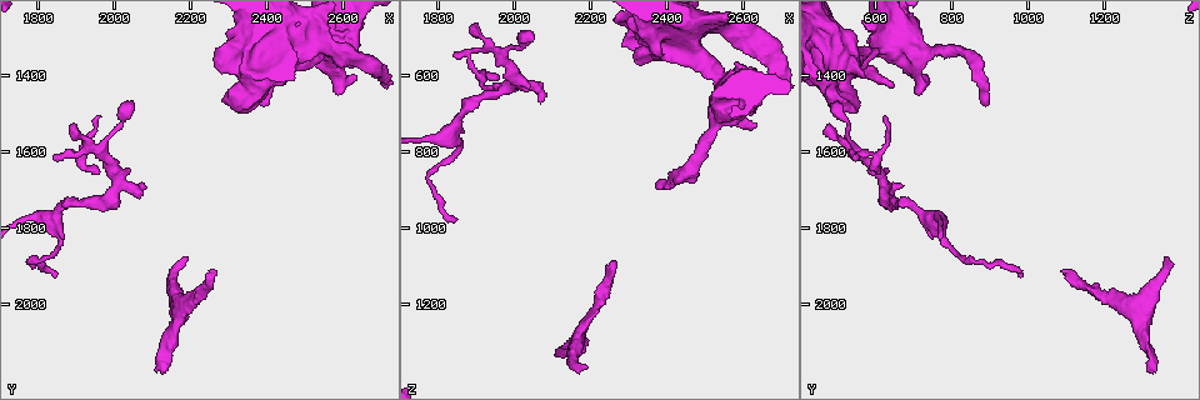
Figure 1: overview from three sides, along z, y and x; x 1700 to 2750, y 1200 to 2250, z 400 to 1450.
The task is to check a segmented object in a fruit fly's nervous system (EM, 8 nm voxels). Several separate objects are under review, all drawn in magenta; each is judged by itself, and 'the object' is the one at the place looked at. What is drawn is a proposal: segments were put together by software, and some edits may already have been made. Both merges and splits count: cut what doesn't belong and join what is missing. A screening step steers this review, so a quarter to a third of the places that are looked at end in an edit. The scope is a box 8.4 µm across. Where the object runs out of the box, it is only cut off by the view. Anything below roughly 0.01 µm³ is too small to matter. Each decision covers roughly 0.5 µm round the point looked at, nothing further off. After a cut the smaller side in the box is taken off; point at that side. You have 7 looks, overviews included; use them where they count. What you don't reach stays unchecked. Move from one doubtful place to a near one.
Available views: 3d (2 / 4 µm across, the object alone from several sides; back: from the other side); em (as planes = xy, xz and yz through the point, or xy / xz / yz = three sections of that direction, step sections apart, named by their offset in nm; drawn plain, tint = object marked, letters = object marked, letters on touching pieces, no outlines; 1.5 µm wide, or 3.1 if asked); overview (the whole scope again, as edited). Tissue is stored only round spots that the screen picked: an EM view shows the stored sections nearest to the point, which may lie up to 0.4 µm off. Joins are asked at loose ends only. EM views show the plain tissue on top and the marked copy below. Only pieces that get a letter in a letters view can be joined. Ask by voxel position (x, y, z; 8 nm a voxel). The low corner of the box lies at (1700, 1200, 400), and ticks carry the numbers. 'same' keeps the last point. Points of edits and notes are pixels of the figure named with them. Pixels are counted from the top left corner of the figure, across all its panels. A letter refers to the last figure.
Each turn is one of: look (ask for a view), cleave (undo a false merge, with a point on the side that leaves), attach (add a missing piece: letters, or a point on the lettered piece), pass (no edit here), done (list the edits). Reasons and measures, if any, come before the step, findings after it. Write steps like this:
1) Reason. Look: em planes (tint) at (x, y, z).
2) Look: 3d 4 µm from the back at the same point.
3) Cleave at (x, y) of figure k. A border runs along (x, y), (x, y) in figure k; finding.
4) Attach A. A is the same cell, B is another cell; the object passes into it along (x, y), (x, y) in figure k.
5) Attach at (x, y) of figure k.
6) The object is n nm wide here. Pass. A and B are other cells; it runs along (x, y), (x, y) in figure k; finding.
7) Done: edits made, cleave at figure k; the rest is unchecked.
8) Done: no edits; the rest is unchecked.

Tapers out. Look: em xy step 8 (letters) at (2045, 1465, 495).

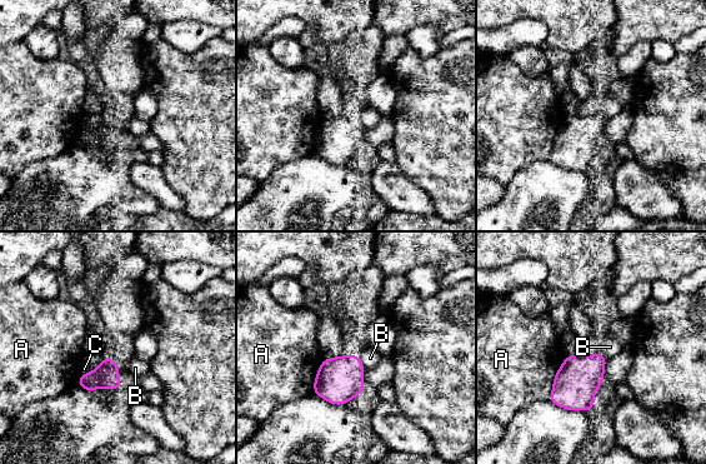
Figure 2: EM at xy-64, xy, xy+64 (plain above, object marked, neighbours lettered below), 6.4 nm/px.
The object is 140 nm wide here. Pass. A, B and C are other cells; a border runs along (359, 354), (364, 367) in figure 2; none of them fits.

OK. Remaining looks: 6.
Free end. Look: 3d 4 µm at (2070, 1685, 665).

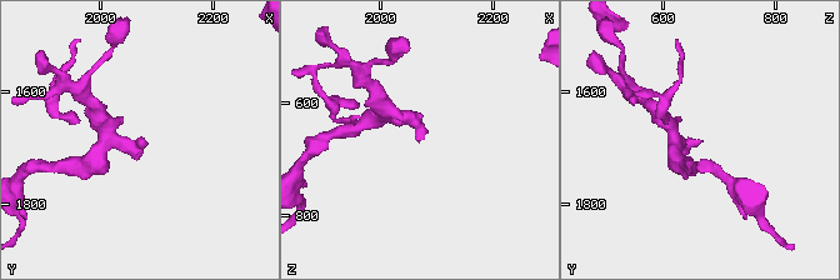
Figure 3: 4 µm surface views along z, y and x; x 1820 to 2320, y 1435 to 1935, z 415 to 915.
Look: em planes (letters) at (2065, 1685, 670).

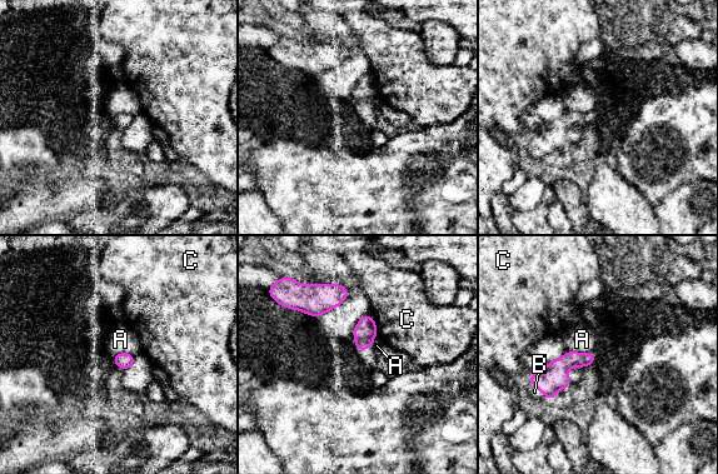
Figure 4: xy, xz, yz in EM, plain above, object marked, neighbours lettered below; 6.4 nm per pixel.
Attach at (534, 392) of figure 4. B is the same cell, A and C are other cells; the object passes into it along (553, 377), (539, 389), (534, 392) in figure 4; the neuron continues.

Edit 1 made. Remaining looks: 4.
An open end. Look: 3d 2 µm at (2260, 1910, 1085).

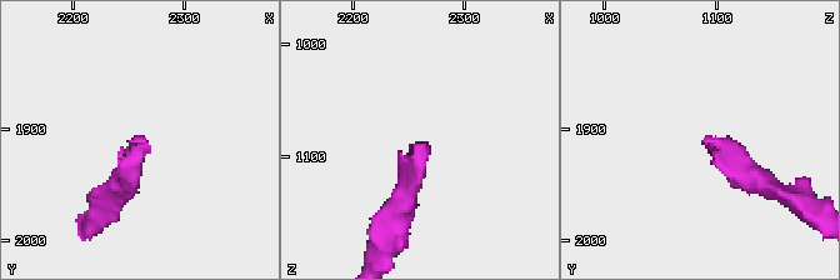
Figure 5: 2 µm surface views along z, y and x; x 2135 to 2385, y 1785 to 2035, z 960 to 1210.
Look: em yz step 8 (tint) at (2268, 1912, 1088).

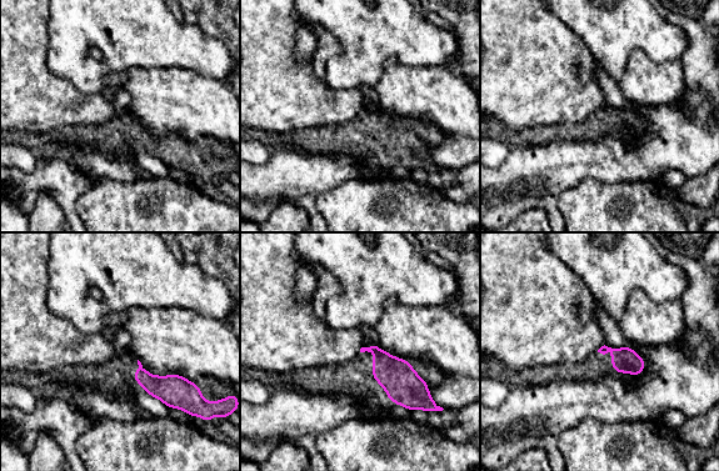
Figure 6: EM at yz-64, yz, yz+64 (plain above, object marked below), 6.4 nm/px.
Cut it another way. Look: em planes (letters) at the same point.

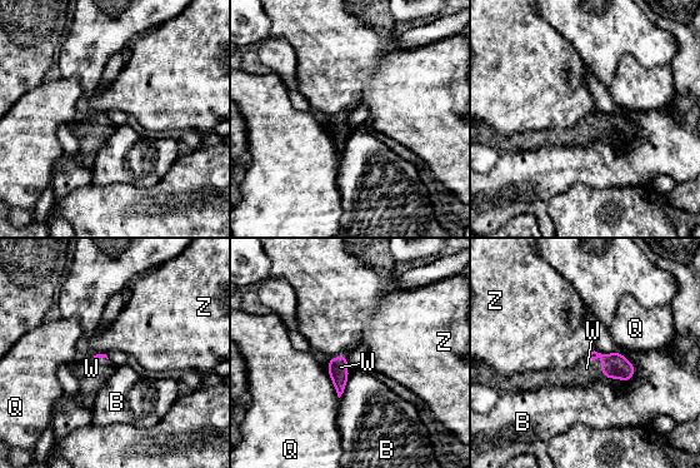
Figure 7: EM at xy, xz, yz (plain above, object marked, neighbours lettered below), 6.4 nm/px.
Attach at (586, 368) of figure 7. W is the same cell, B, Q and Z are other cells; the object passes into it along (615, 366), (605, 358), (586, 368) in figure 7; it goes on there.

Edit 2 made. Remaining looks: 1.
Done: edits made, attach at figure 4, attach at figure 7; the rest is unchecked.

